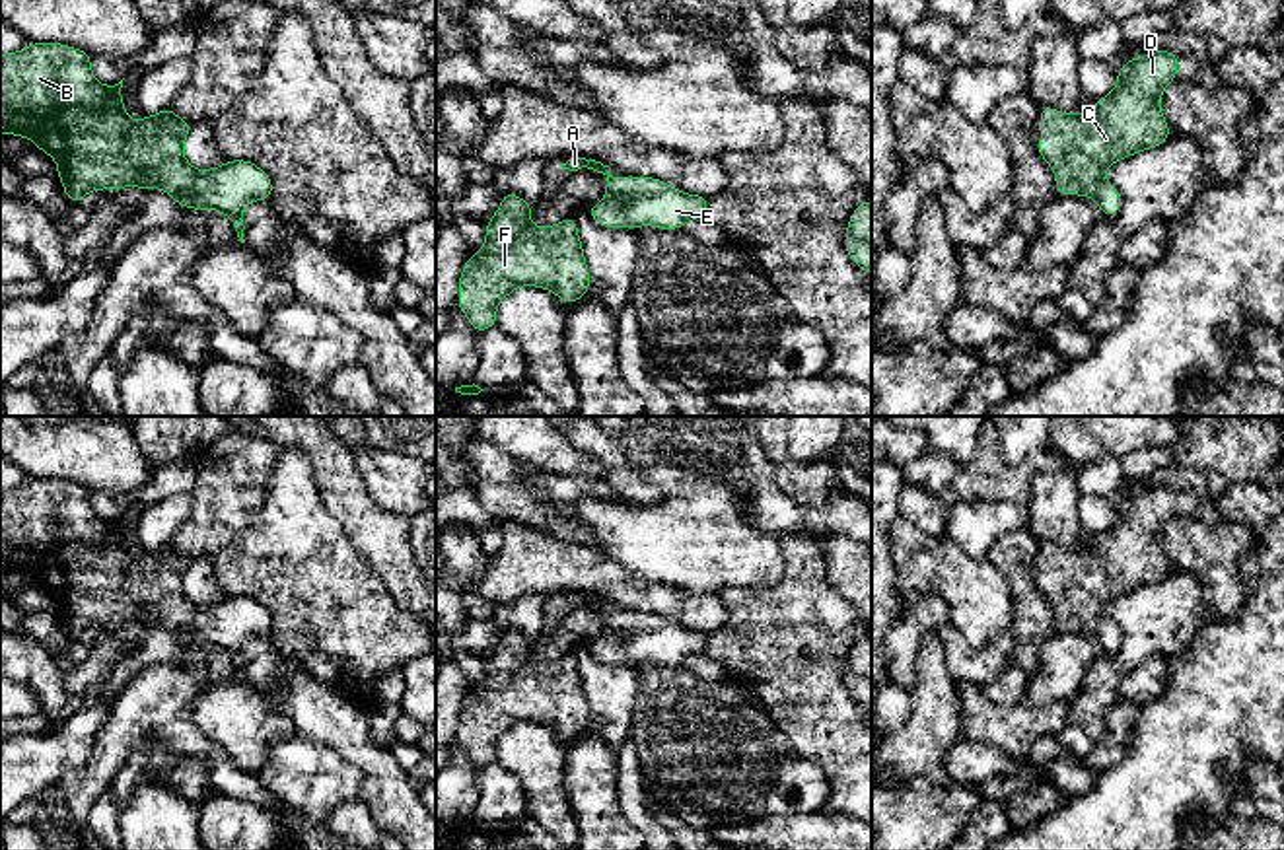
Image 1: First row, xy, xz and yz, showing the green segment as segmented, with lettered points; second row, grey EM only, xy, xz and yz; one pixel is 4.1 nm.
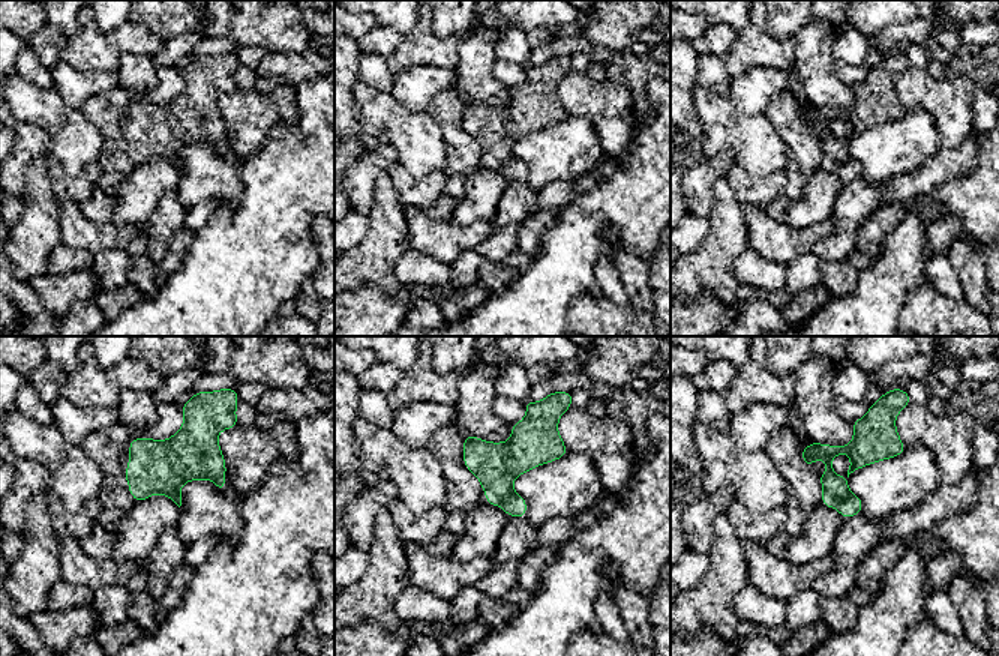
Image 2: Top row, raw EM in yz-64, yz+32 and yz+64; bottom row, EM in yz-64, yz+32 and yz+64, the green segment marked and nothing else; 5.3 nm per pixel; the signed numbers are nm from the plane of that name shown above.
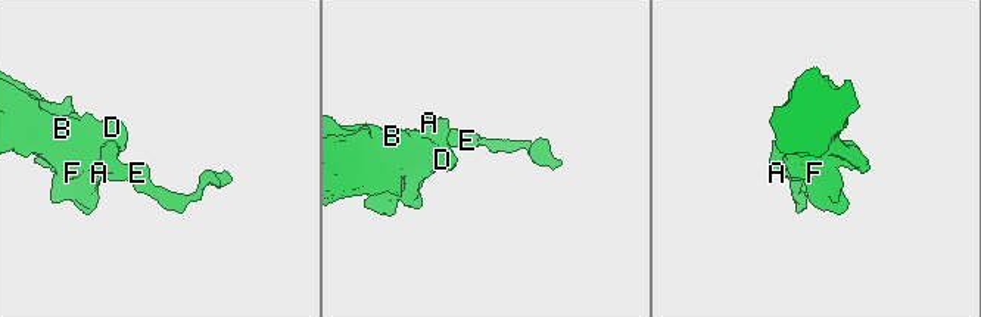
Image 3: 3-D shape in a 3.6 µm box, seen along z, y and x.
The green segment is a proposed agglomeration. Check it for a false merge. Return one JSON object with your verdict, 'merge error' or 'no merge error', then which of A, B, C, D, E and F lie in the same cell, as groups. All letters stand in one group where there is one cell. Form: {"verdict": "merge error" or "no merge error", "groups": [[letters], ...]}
{"verdict": "no merge error", "groups": [["A", "B", "C", "D", "E", "F"]]}

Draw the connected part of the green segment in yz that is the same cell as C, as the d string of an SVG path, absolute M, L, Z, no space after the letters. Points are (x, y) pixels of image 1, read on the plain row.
M1156 486L1134 496L1124 496L1117 508L1117 523L1093 539L1088 549L1070 550L1052 543L1039 545L1041 578L1039 591L1052 603L1056 630L1088 630L1105 652L1117 652L1121 630L1105 615L1105 605L1123 593L1161 582L1171 570L1159 545L1161 527L1177 514L1179 492L1171 486Z

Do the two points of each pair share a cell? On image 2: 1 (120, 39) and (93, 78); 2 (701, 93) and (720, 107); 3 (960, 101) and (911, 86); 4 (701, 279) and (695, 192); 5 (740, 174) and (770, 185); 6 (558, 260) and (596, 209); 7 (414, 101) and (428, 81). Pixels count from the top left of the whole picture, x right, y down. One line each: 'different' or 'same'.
1: different
2: same
3: same
4: different
5: same
6: same
7: same

